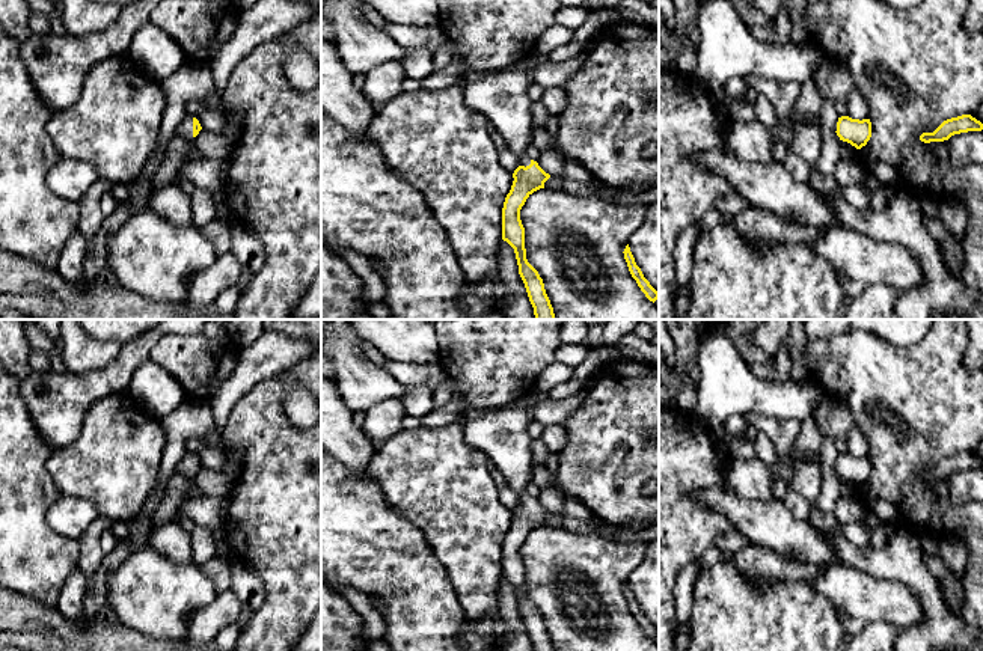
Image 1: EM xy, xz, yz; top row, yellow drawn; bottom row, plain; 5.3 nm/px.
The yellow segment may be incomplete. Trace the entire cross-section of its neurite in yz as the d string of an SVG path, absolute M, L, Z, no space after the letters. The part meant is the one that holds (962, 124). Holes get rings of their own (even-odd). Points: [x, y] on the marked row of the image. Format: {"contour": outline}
{"contour": "M962 115L944 121L933 133L923 133L920 140L924 143L930 142L944 142L954 134L968 133L968 131L981 131L983 124L972 118L971 115Z"}

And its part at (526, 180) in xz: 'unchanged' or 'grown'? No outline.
grown

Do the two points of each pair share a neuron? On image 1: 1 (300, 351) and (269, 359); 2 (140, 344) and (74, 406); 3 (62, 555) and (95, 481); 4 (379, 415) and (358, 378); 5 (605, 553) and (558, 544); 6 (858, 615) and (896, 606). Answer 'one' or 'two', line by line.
1: one
2: one
3: two
4: two
5: one
6: one

